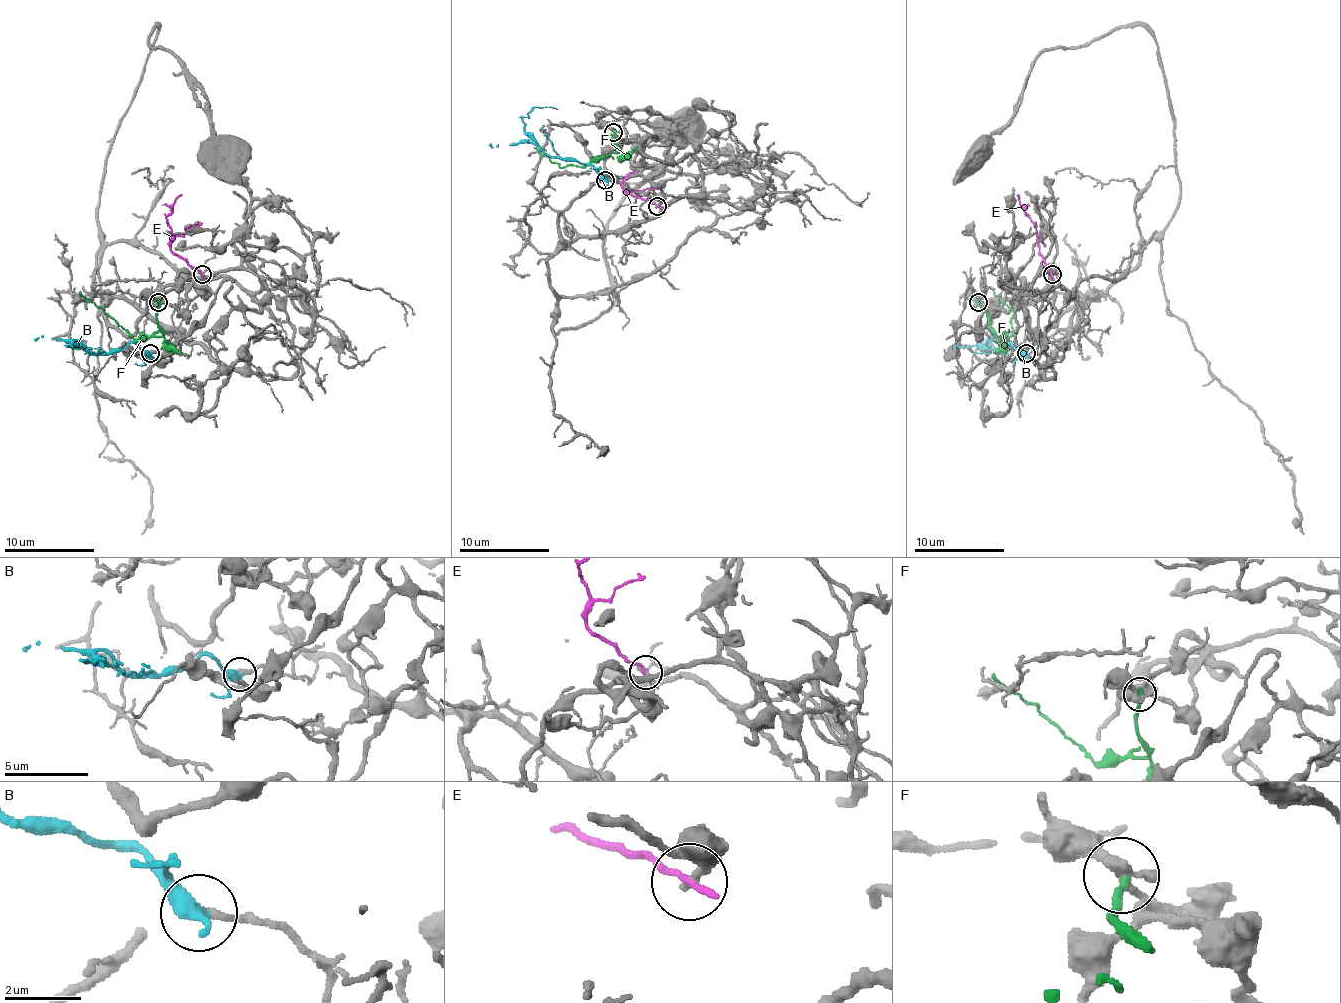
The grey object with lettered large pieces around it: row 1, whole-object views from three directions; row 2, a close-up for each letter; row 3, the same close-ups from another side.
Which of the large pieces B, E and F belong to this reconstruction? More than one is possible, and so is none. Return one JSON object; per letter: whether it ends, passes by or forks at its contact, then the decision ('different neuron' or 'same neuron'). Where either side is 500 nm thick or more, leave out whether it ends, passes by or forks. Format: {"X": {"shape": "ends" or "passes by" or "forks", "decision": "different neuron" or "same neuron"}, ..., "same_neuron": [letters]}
{"B": {"decision": "same neuron"}, "E": {"shape": "ends", "decision": "different neuron"}, "F": {"shape": "ends", "decision": "different neuron"}, "same_neuron": ["B"]}

